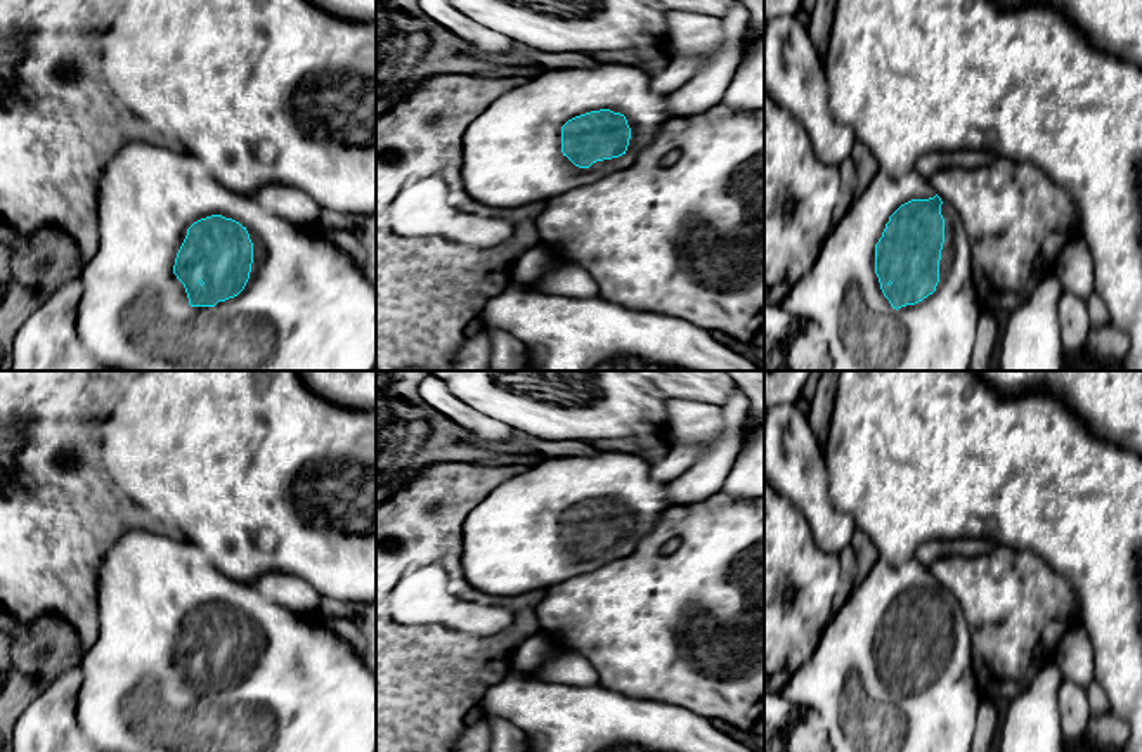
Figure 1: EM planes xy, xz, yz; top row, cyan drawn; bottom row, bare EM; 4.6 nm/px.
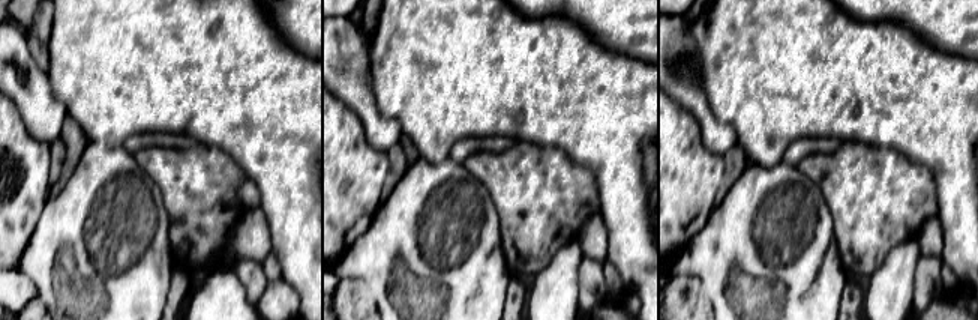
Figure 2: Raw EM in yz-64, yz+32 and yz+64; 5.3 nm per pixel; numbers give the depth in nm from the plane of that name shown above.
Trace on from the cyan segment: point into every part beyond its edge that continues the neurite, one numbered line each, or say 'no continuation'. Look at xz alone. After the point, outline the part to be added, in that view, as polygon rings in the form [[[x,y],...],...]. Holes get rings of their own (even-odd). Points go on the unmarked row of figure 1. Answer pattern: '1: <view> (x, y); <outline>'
1: xz (512, 543); [[[596,451],[593,456],[546,457],[534,468],[494,489],[463,523],[463,579],[483,594],[523,594],[591,572],[610,560],[631,554],[662,511],[669,483],[653,478],[653,463],[631,452]],[[610,497],[626,504],[631,516],[627,539],[612,548],[575,554],[561,541],[561,515],[581,502]]]

